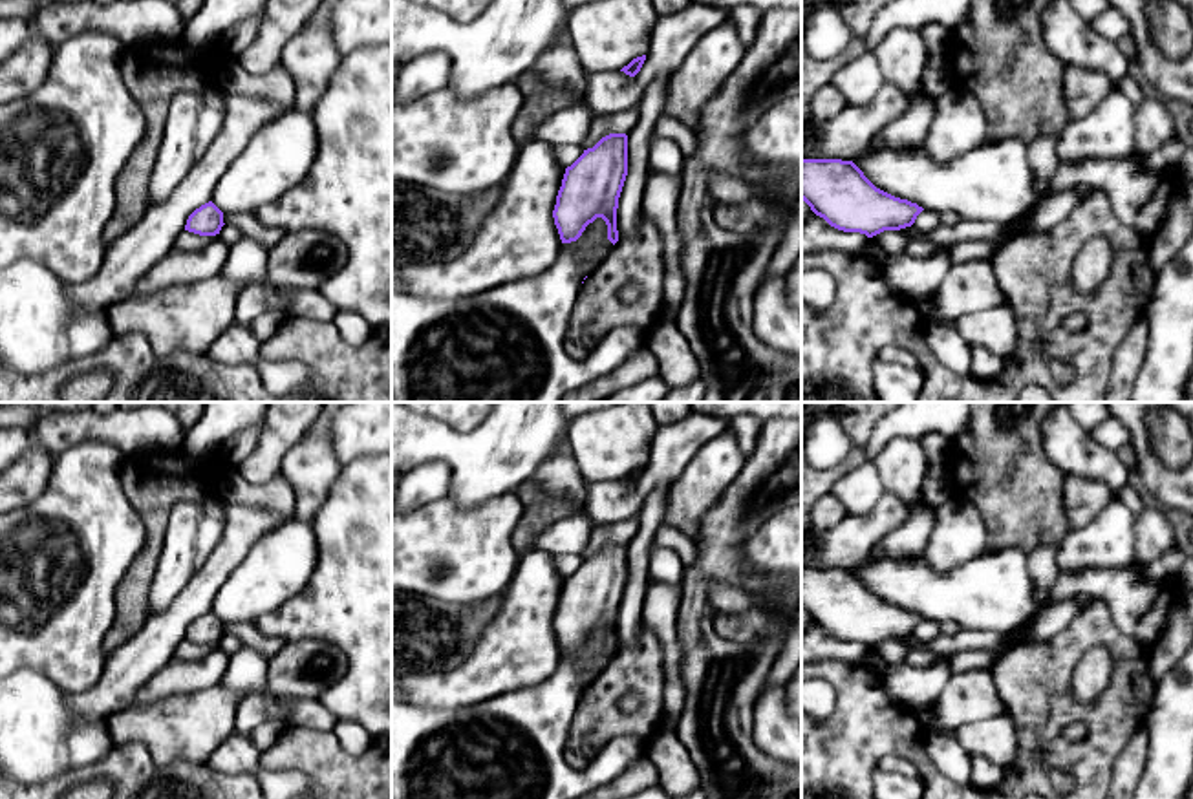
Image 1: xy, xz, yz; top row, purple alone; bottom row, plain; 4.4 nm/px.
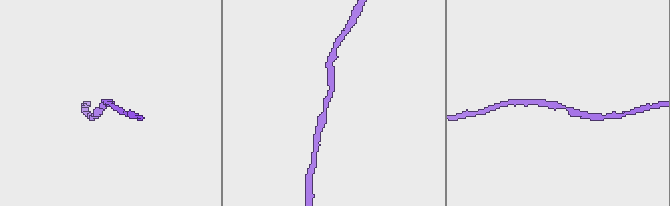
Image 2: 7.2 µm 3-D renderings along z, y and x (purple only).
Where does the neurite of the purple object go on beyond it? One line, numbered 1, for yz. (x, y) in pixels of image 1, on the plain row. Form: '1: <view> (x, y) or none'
1: none

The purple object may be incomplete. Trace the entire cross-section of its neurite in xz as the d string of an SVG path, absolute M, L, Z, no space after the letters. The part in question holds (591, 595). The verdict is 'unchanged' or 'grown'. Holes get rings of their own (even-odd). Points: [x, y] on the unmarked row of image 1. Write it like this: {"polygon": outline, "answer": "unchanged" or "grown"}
{"polygon": "M609 543L602 547L593 558L565 578L562 596L556 605L553 620L554 634L558 638L562 653L576 651L586 636L596 627L602 627L607 634L607 649L615 655L618 651L617 640L617 618L618 607L628 585L628 545Z", "answer": "unchanged"}

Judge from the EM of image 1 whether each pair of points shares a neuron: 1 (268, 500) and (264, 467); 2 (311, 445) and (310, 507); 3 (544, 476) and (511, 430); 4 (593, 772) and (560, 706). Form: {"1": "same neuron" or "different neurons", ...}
{"1": "different neurons", "2": "same neuron", "3": "different neurons", "4": "same neuron"}

